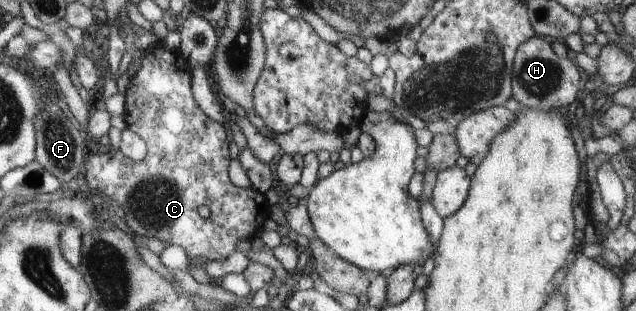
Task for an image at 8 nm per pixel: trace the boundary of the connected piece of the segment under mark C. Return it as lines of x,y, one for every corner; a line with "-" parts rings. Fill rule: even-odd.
158,41
154,43
150,48
146,49
145,57
143,57
141,69
130,77
129,85
125,95
118,101
116,105
119,112
122,114
124,120
124,126
132,130
136,135
139,135
141,139
145,141
147,145
147,157
142,162
134,162
126,157
121,150
111,150
109,153
95,155
93,153
89,159
87,159
87,165
85,165
85,183
84,192
92,195
97,191
104,196
113,199
125,214
124,219
121,221
122,225
132,235
141,235
141,237
155,238
165,241
167,246
179,245
183,247
187,252
189,260
194,262
195,259
203,259
203,261
224,261
226,260
233,250
237,250
237,245
244,239
253,240
259,236
259,232
264,228
266,220
270,218
270,202
264,193
259,192
255,188
241,189
241,187
235,187
231,181
229,181
229,175
227,175
227,169
229,169
229,137
223,129
221,123
217,121
211,121
199,107
197,103
193,101
193,93
191,93
191,65
187,64
187,59
181,57
179,51
169,51
165,45
161,45

